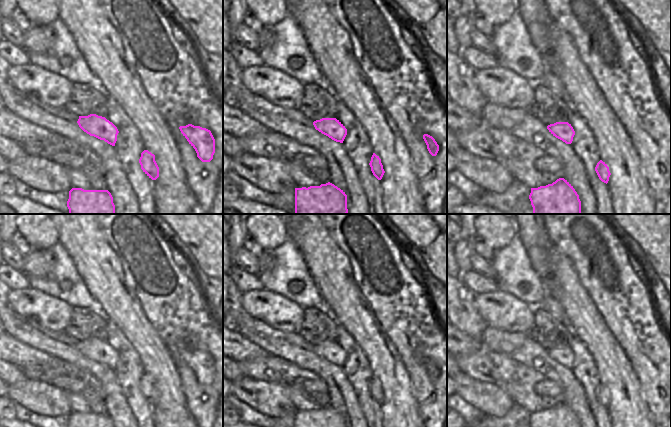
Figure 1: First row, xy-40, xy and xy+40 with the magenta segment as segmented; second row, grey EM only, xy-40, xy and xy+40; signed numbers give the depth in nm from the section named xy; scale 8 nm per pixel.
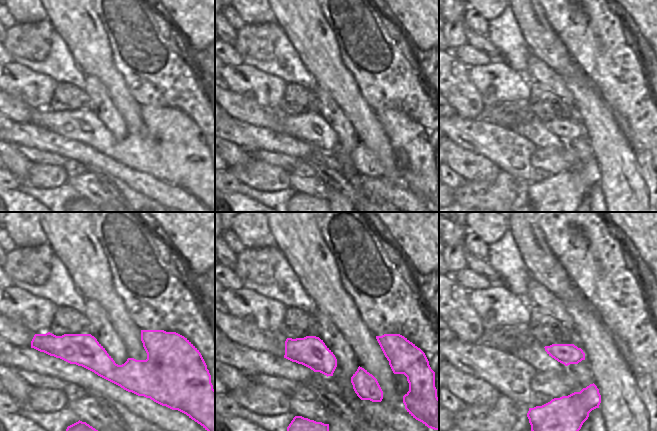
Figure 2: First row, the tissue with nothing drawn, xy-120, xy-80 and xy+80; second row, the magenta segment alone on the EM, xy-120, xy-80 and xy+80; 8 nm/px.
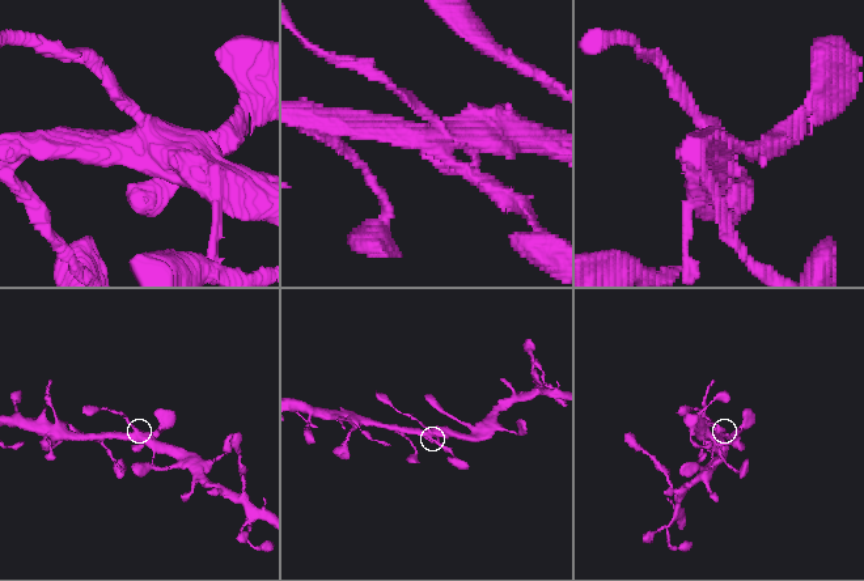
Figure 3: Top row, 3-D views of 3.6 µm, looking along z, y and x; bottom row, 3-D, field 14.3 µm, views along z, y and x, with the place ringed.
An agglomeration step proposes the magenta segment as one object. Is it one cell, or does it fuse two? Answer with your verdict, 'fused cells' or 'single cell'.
single cell

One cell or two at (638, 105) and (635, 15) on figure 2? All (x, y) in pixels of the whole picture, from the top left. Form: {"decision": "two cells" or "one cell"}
{"decision": "two cells"}

